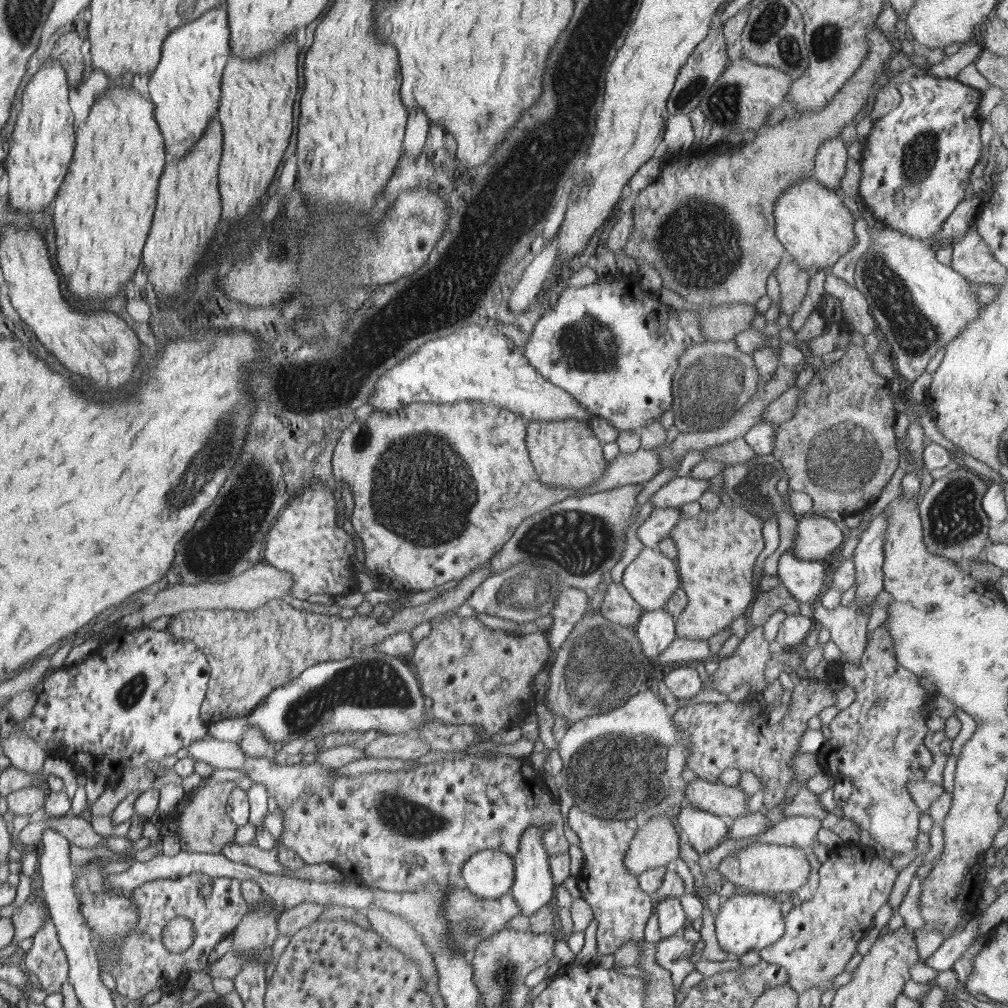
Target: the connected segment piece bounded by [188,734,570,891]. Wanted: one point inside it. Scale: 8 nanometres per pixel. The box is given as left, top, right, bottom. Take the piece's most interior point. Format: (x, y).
(391, 830)

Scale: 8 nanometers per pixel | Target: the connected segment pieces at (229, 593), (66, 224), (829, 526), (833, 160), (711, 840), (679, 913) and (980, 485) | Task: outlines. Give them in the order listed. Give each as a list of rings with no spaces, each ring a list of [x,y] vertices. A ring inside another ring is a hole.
[[[266,562],[255,564],[250,570],[246,570],[238,576],[233,576],[226,582],[201,582],[200,584],[171,584],[164,591],[156,594],[156,599],[151,607],[143,606],[141,609],[121,618],[120,625],[127,630],[144,628],[155,618],[163,614],[178,614],[188,610],[210,610],[210,609],[236,609],[252,611],[266,605],[273,599],[282,599],[290,596],[292,586],[295,584],[290,573],[278,570],[275,566]]]
[[[121,79],[110,81],[109,86],[102,92],[102,95],[94,100],[92,109],[85,123],[78,127],[77,132],[77,146],[73,152],[73,159],[71,160],[68,174],[58,189],[56,198],[52,203],[53,209],[53,225],[55,228],[56,241],[56,256],[55,263],[59,268],[60,276],[63,278],[68,286],[70,294],[78,300],[101,300],[118,296],[118,294],[125,292],[124,286],[132,280],[140,259],[143,258],[143,248],[146,245],[147,236],[151,232],[151,224],[155,216],[157,205],[157,196],[159,196],[159,180],[163,176],[164,171],[164,138],[158,130],[158,121],[154,120],[154,104],[150,104],[148,100],[136,89],[132,87],[120,87]]]
[[[812,514],[796,527],[796,539],[791,550],[797,559],[803,561],[829,562],[844,538],[833,520]]]
[[[839,135],[827,138],[827,141],[818,148],[812,175],[820,184],[836,191],[841,188],[840,182],[846,172],[846,160],[848,160],[848,149],[842,137]]]
[[[683,803],[677,816],[682,832],[686,832],[694,849],[702,855],[727,840],[730,824],[707,810]]]
[[[664,897],[658,900],[654,912],[658,916],[662,940],[682,933],[687,918],[679,897]]]
[[[957,463],[952,471],[934,483],[924,494],[919,506],[920,521],[923,525],[924,544],[928,552],[960,563],[960,560],[979,558],[988,539],[990,522],[981,504],[988,486],[983,477]]]

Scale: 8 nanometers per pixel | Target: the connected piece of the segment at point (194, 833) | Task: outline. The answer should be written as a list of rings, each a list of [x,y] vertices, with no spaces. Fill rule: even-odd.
[[[211,781],[203,787],[187,792],[172,813],[162,815],[162,825],[169,817],[177,822],[178,835],[182,851],[189,853],[219,854],[226,844],[232,844],[237,824],[229,817],[228,800],[237,786],[235,781]]]

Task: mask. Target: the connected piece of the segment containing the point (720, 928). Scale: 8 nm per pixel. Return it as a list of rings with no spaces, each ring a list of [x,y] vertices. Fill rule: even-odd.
[[[764,893],[748,895],[733,894],[728,901],[721,905],[715,916],[715,936],[720,947],[738,958],[750,951],[760,953],[764,948],[778,943],[785,932],[785,917],[780,911],[780,903],[772,896]]]

